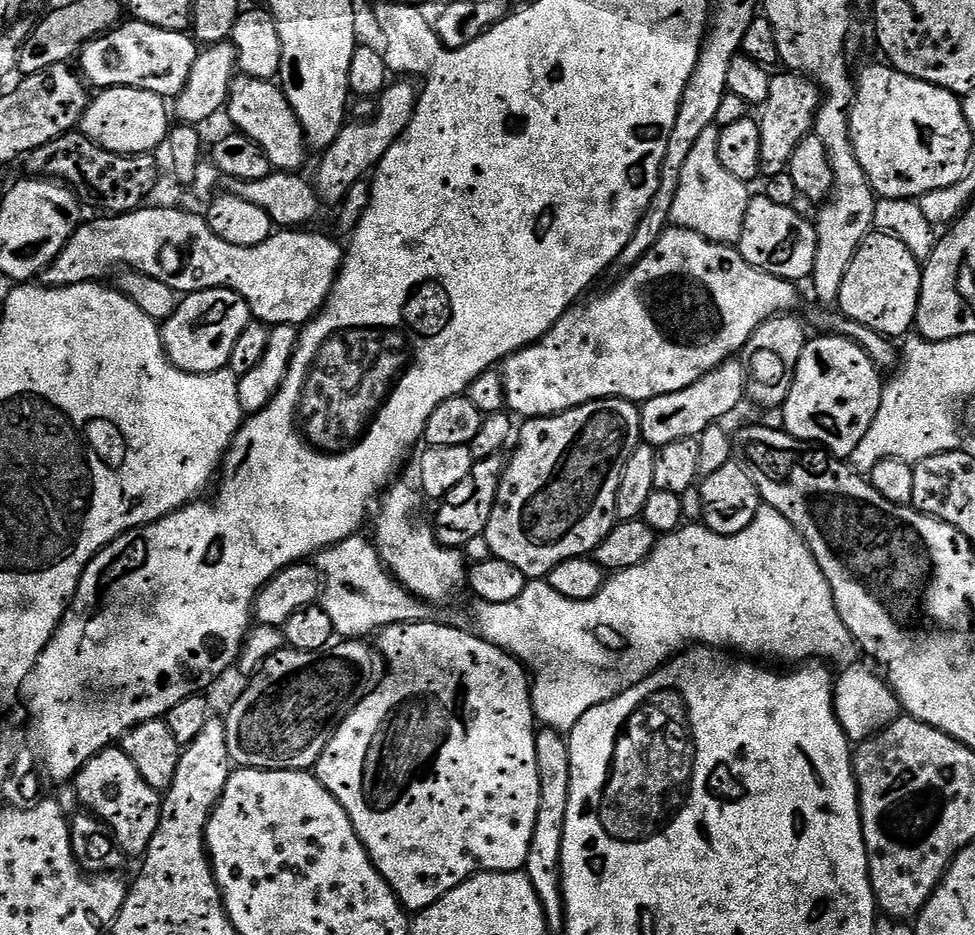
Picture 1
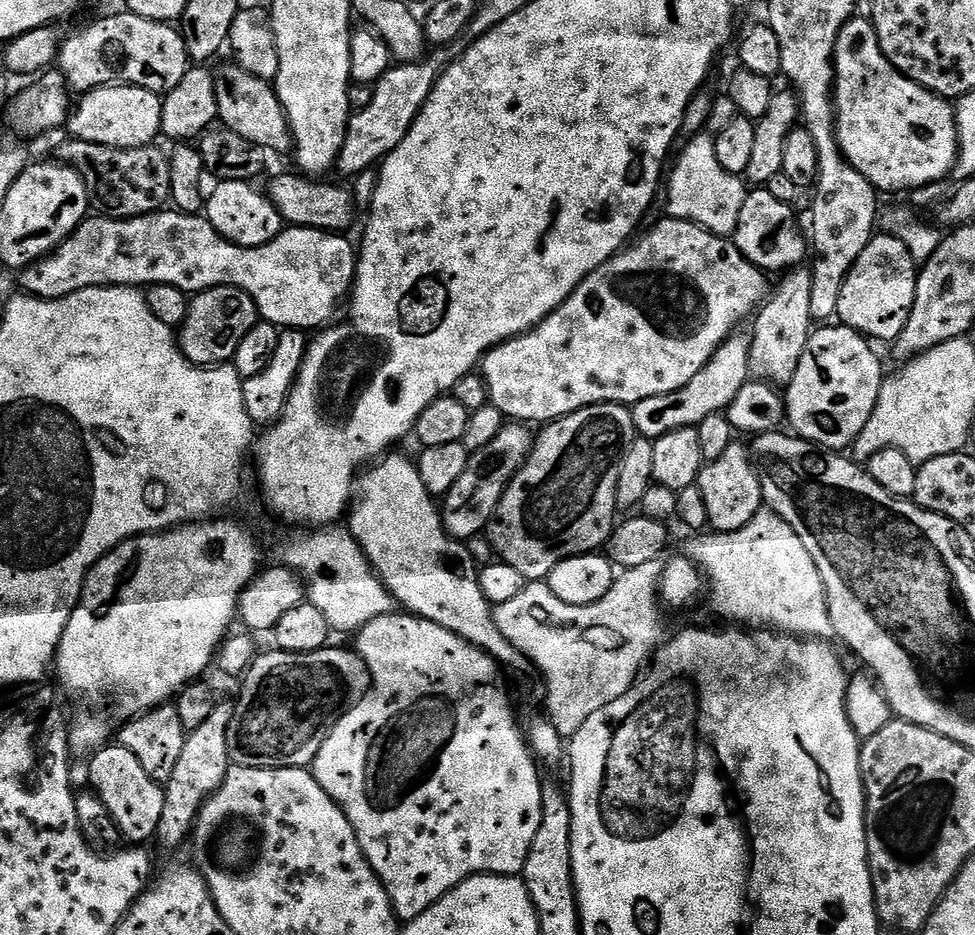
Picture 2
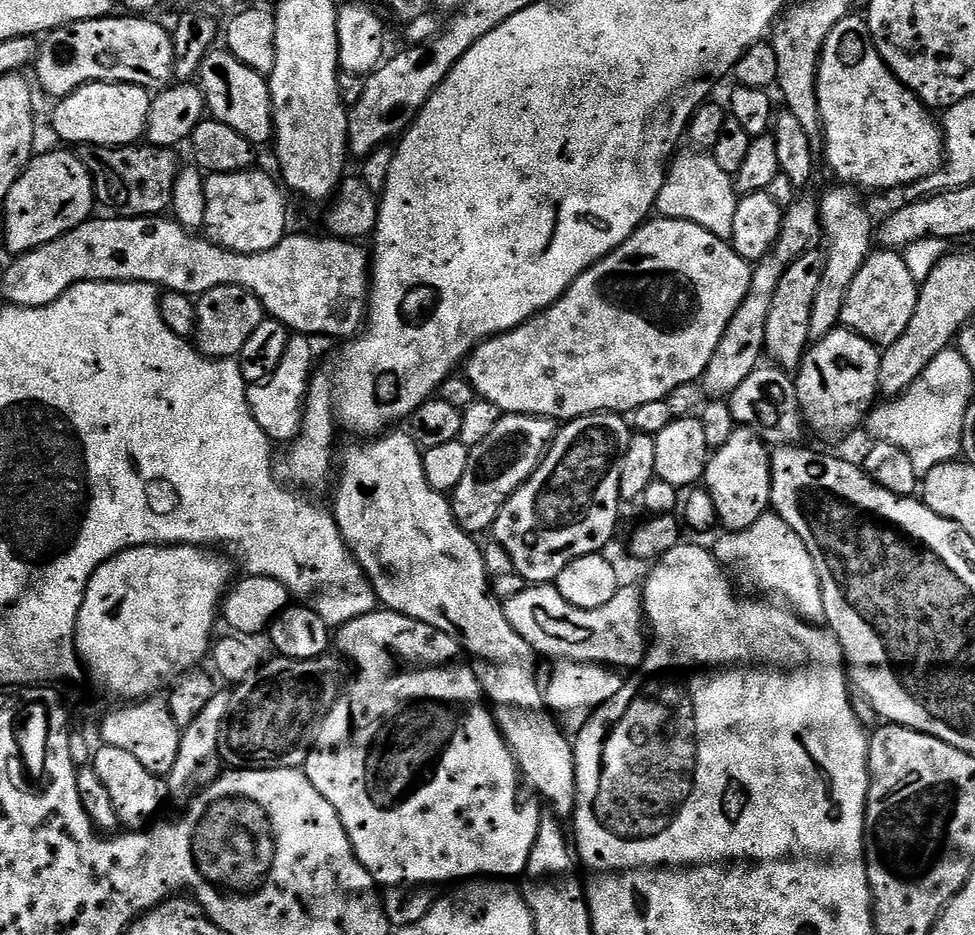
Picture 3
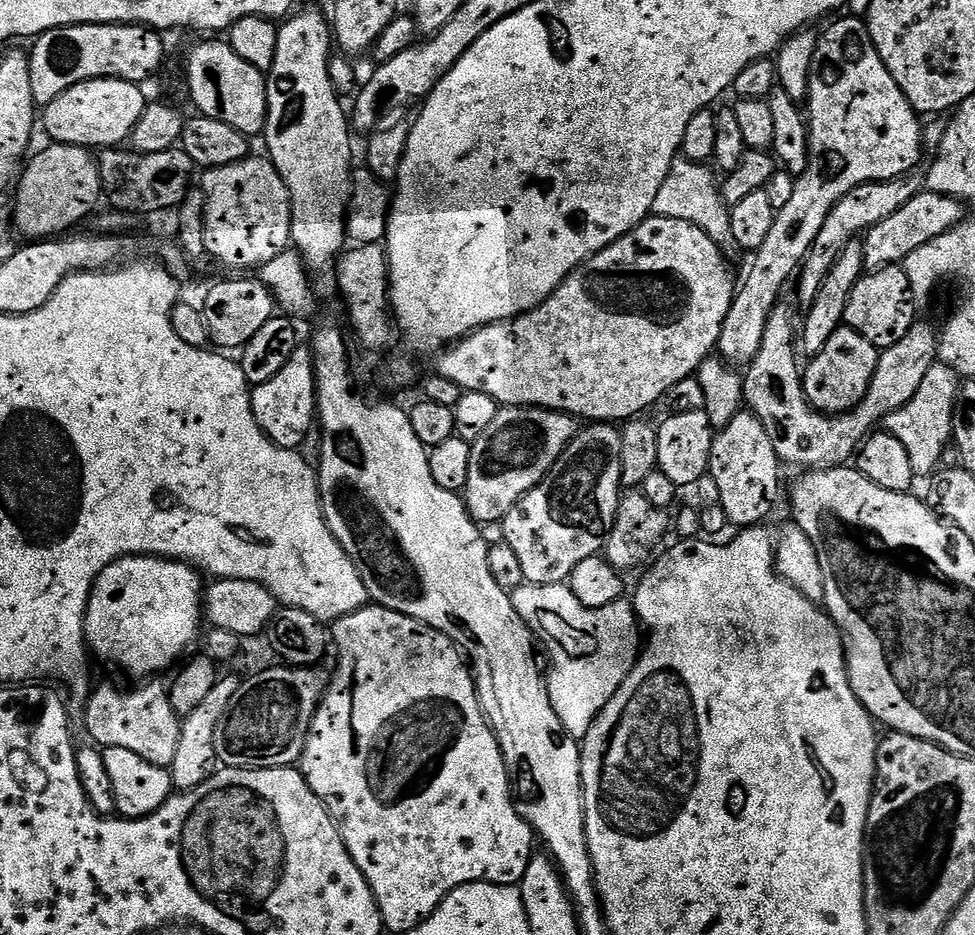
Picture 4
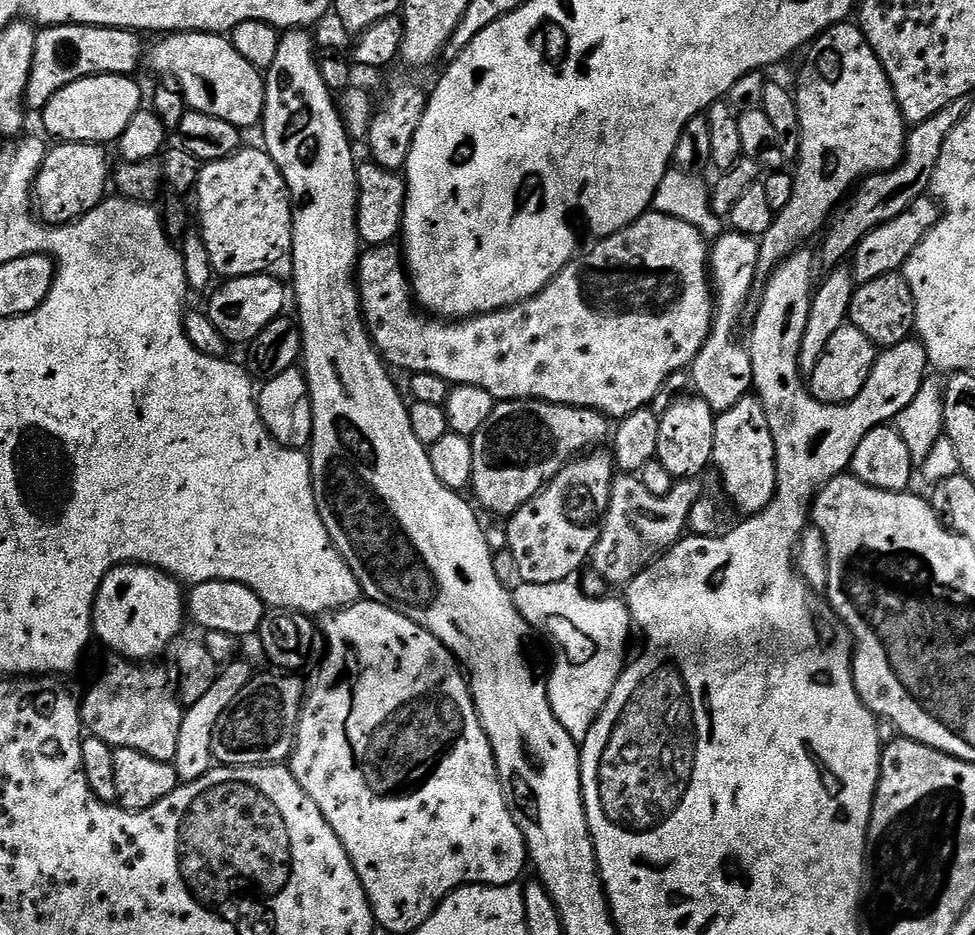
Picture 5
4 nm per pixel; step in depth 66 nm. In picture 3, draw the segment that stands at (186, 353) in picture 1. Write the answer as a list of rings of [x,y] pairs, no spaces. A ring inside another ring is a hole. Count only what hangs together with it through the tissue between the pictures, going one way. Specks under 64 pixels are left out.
[[[218,286],[199,297],[195,305],[194,344],[202,355],[213,360],[239,357],[242,346],[246,346],[246,338],[250,338],[250,334],[254,334],[254,330],[258,330],[258,326],[266,318],[260,299],[242,286]]]

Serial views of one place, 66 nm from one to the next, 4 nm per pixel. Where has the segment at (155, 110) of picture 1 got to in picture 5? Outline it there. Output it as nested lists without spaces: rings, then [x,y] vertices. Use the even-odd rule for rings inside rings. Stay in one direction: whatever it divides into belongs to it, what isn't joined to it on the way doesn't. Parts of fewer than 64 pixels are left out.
[[[87,76],[78,82],[70,82],[70,86],[62,86],[46,102],[42,109],[44,128],[53,136],[53,141],[70,144],[103,144],[105,146],[119,141],[122,130],[130,126],[130,118],[141,111],[140,88],[135,84],[132,76]]]

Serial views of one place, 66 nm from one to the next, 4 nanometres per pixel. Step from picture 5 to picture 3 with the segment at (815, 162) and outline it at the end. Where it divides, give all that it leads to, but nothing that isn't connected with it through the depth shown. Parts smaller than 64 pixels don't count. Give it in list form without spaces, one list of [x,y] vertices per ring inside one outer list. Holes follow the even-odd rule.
[[[849,14],[834,26],[834,30],[830,30],[830,38],[826,38],[820,51],[816,89],[824,127],[822,159],[840,179],[837,181],[861,189],[896,188],[899,184],[900,188],[926,179],[941,167],[945,159],[945,134],[941,125],[924,103],[888,69],[874,46],[868,21],[863,15]],[[804,198],[797,199],[796,203],[790,205],[784,212],[784,221],[780,227],[780,233],[776,239],[775,246],[772,247],[768,255],[760,259],[753,267],[752,277],[750,278],[750,290],[746,294],[746,298],[742,298],[742,306],[738,306],[738,310],[734,310],[734,318],[730,318],[730,326],[726,326],[726,334],[722,334],[722,342],[718,342],[718,350],[714,350],[714,358],[710,358],[710,362],[706,366],[702,377],[705,397],[731,397],[732,392],[738,390],[738,386],[742,386],[742,382],[746,382],[746,378],[750,378],[753,370],[760,366],[762,357],[765,355],[766,318],[770,318],[770,306],[774,302],[774,290],[778,290],[778,282],[782,282],[782,274],[786,274],[788,264],[794,262],[802,253],[813,247],[815,240],[812,239],[815,236],[818,236],[818,224],[814,219],[813,201],[811,204],[810,201],[804,200]]]

